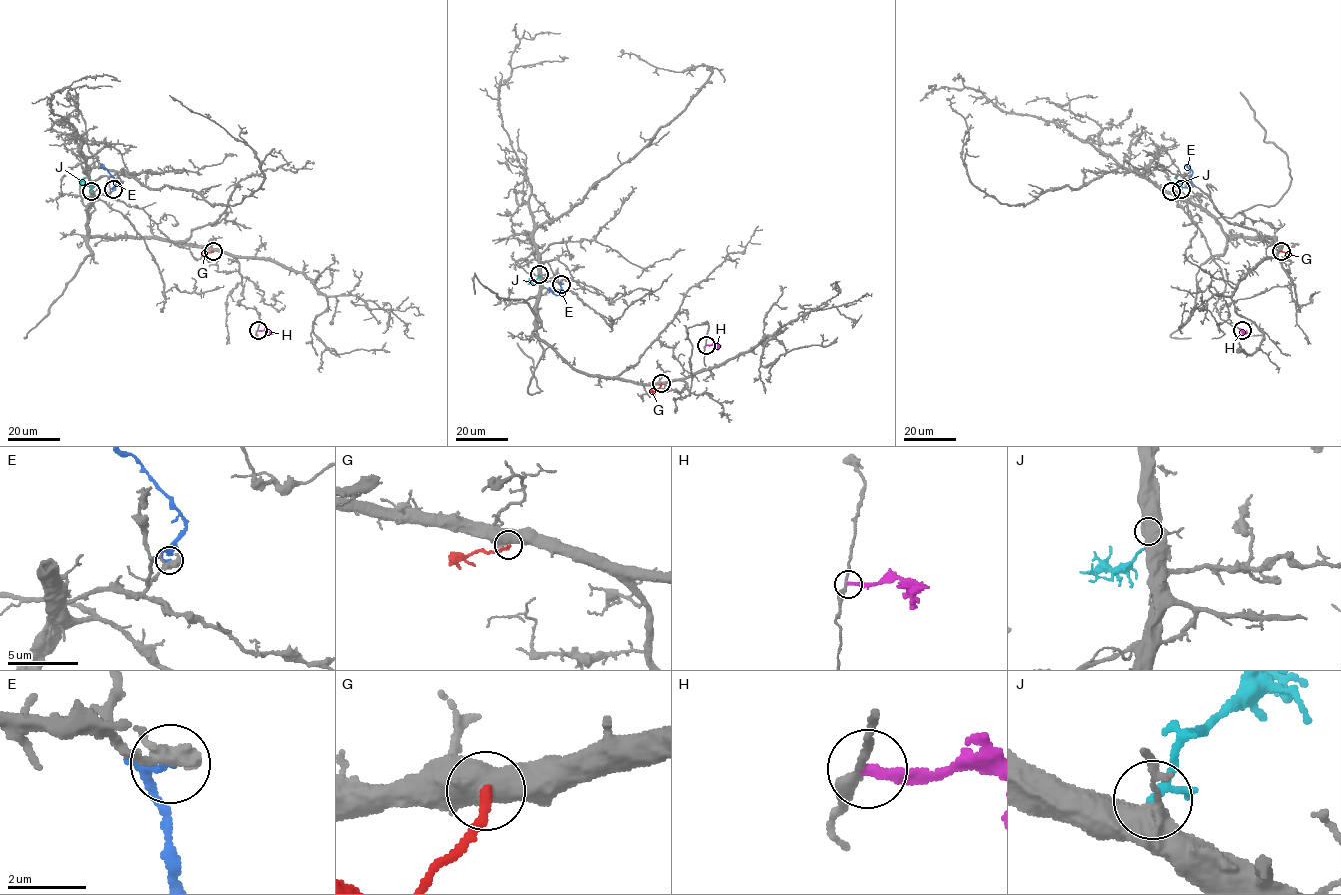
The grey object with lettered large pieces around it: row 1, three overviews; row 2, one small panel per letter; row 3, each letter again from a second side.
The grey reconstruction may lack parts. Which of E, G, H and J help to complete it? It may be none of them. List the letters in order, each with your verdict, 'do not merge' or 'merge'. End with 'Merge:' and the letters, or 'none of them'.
E: do not merge
G: do not merge
H: do not merge
J: merge
Merge: J

